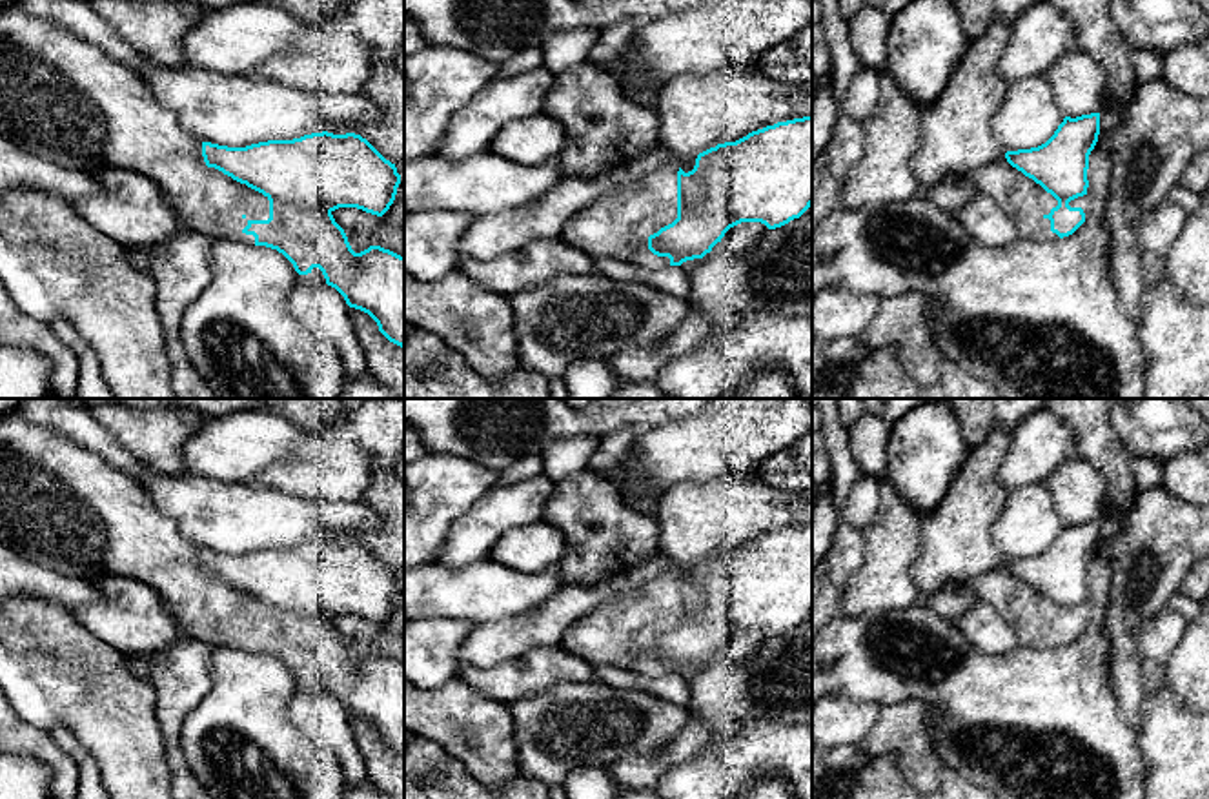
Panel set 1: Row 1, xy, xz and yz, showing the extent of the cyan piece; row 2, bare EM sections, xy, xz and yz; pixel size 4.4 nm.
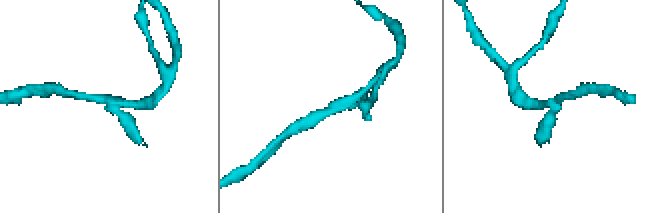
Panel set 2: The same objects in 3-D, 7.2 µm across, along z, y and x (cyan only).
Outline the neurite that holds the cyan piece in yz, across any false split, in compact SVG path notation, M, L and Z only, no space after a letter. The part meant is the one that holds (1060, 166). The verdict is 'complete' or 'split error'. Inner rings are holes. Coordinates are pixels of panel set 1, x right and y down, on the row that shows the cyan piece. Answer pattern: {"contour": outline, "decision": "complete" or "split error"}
{"contour": "M1100 113L1065 116L1054 135L1041 146L1003 153L996 162L974 171L980 195L992 198L1029 242L1052 242L1072 235L1089 213L1089 155L1100 135Z", "decision": "split error"}

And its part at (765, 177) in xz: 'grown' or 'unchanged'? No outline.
grown

